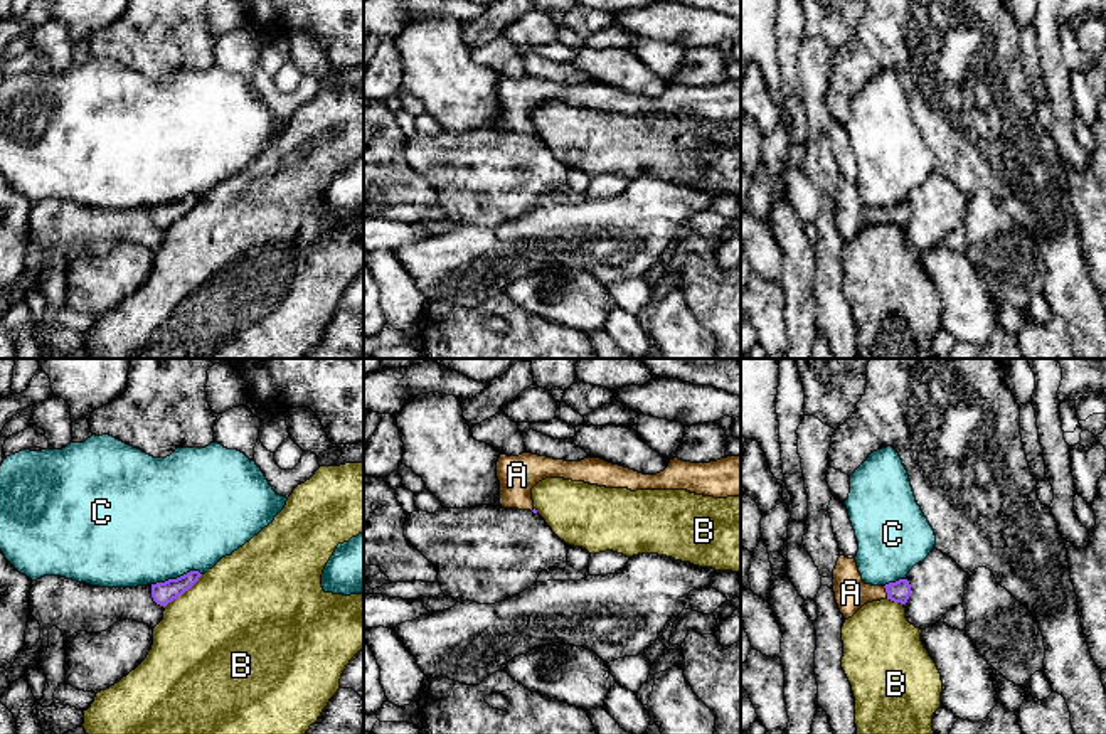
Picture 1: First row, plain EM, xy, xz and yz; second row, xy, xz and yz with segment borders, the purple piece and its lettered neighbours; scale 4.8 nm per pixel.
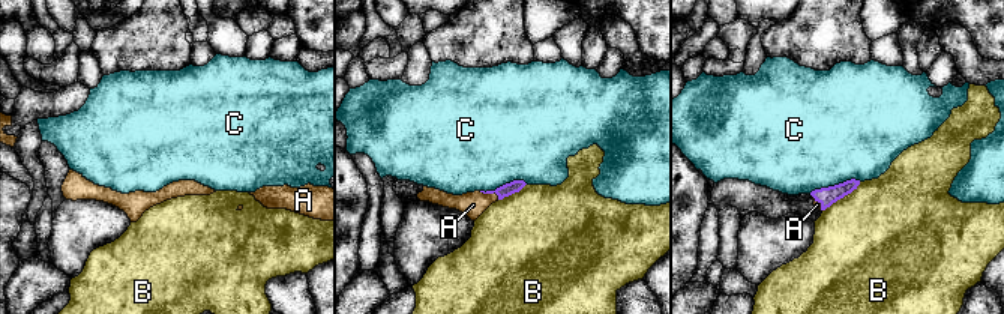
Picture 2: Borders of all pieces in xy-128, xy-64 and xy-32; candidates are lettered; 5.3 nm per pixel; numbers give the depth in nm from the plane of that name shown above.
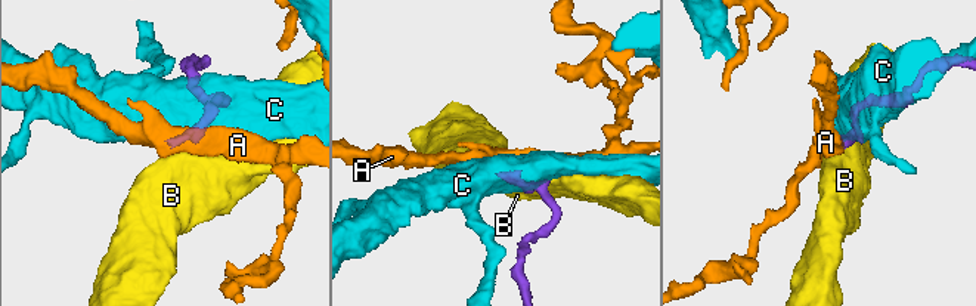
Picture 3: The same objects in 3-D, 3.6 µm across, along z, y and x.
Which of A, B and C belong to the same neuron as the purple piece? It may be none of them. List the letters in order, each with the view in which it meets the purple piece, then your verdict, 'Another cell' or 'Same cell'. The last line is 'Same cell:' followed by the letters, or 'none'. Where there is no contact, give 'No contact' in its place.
A: Touches purple in yz. Same cell
B: Touches purple in xy. Another cell
C: Touches purple in xy. Another cell
Same cell: A

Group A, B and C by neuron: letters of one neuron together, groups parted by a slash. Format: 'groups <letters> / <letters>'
groups A / B / C

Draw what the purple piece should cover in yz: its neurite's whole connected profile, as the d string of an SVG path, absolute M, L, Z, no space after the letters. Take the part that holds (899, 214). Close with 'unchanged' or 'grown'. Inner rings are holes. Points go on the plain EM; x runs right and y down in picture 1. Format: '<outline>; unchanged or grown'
M840 178L833 192L833 215L840 236L852 241L864 227L880 222L906 227L911 219L907 202L899 202L885 209L872 209L862 204L855 182Z; grown

